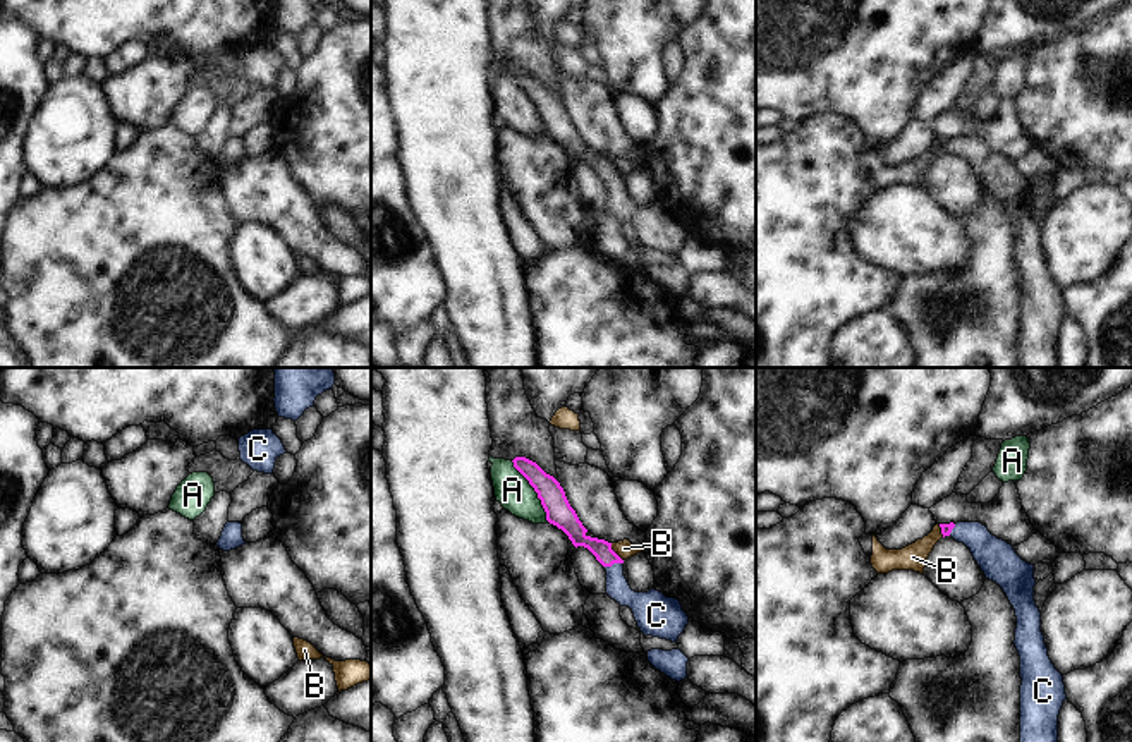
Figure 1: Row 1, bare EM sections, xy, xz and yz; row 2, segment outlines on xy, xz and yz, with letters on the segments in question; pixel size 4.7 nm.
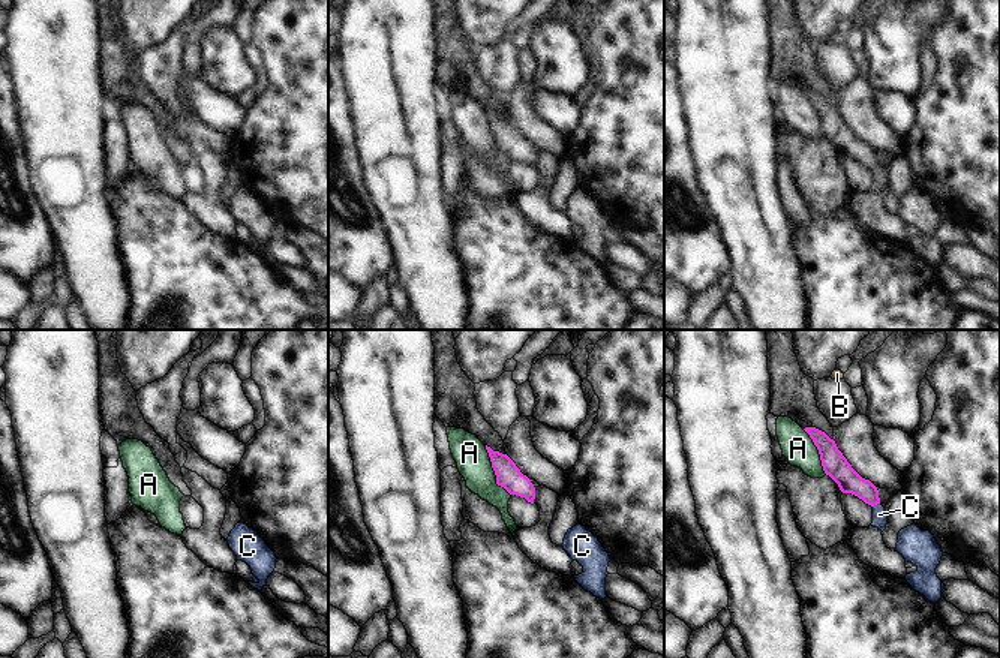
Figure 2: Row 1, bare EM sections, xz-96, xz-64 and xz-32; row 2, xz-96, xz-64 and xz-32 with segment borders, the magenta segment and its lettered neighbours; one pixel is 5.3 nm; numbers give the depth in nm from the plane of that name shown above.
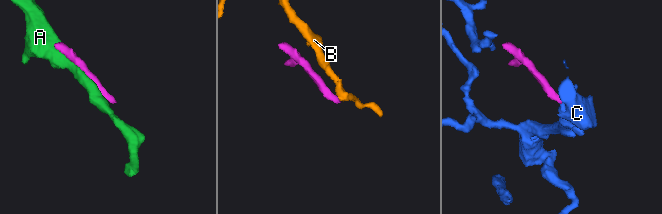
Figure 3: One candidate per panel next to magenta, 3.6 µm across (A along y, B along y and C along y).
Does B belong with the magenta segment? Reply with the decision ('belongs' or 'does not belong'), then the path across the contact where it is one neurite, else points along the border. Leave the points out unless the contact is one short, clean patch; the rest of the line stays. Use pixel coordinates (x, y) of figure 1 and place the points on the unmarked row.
does not belong | along xz (610, 158), (610, 164), (622, 176)

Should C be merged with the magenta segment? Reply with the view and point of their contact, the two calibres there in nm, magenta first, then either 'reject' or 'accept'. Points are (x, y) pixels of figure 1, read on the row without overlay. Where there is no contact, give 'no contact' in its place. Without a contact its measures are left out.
contact xz (614, 177); calibres 90 and 130 nm; accept

